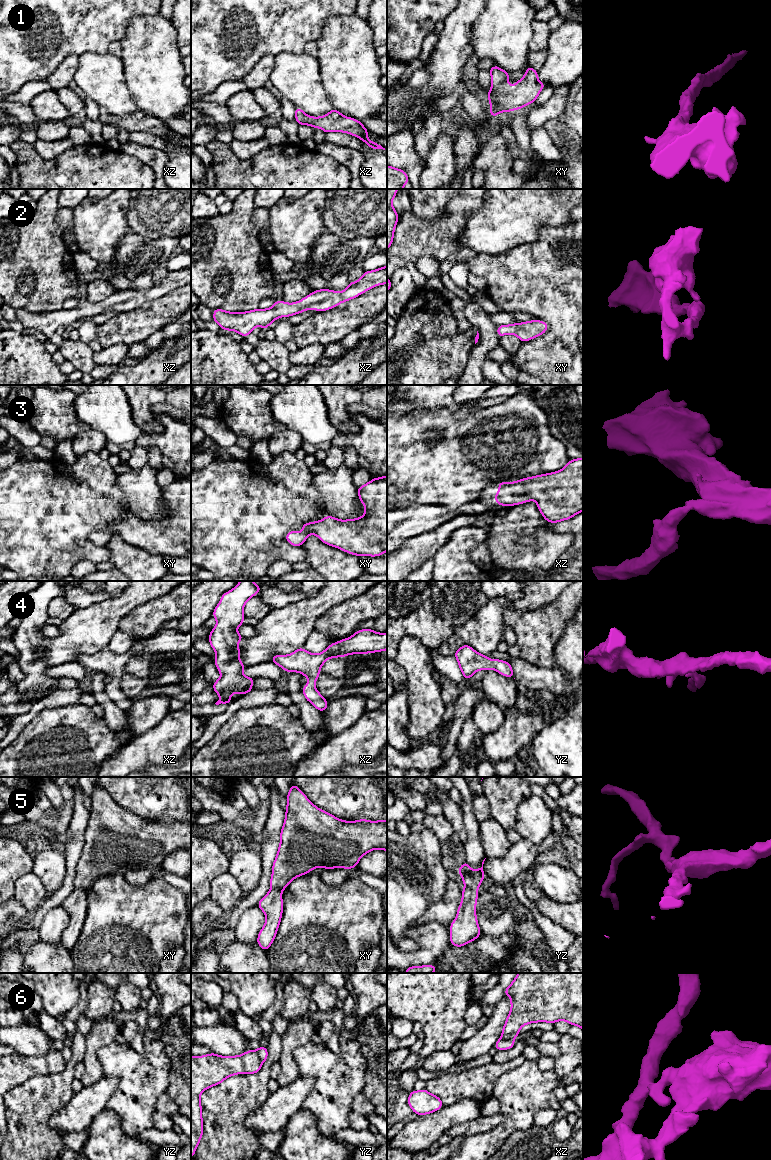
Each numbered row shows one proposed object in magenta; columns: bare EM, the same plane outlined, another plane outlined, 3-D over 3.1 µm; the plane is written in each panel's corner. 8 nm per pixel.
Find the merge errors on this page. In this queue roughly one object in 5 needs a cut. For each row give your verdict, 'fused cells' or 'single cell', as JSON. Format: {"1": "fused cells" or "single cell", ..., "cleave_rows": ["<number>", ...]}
{"1": "single cell", "2": "single cell", "3": "single cell", "4": "single cell", "5": "single cell", "6": "fused cells", "cleave_rows": ["6"]}

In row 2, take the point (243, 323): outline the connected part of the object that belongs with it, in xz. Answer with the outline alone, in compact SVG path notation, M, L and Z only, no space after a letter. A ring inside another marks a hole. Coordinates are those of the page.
M387 266L365 271L359 280L349 282L348 287L342 292L320 289L311 292L307 297L295 303L278 300L268 309L258 308L247 312L227 312L222 309L214 309L213 320L223 330L233 330L246 337L257 326L267 329L277 318L292 316L310 309L318 312L326 311L381 284L387 284Z

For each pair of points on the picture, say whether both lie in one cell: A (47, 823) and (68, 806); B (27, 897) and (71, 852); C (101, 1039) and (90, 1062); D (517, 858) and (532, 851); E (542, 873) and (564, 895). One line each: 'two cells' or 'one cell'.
A: one cell
B: two cells
C: one cell
D: one cell
E: one cell

